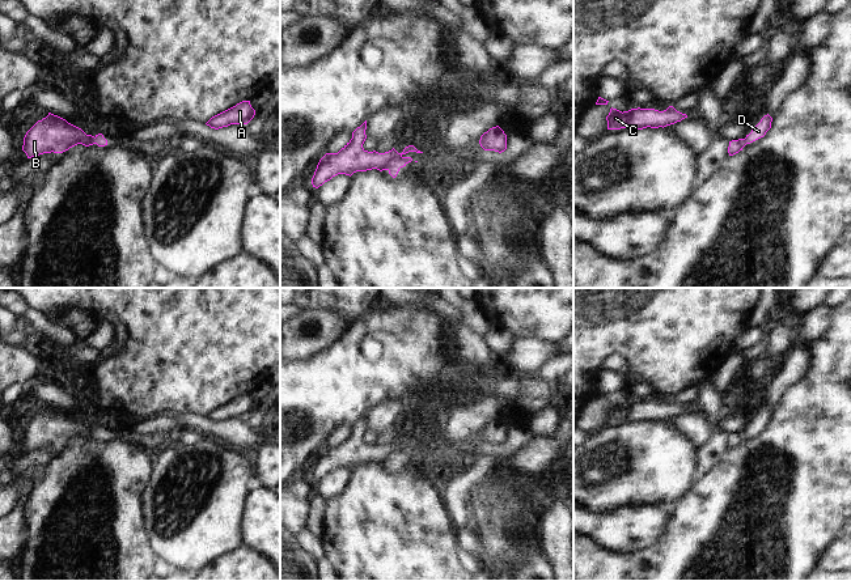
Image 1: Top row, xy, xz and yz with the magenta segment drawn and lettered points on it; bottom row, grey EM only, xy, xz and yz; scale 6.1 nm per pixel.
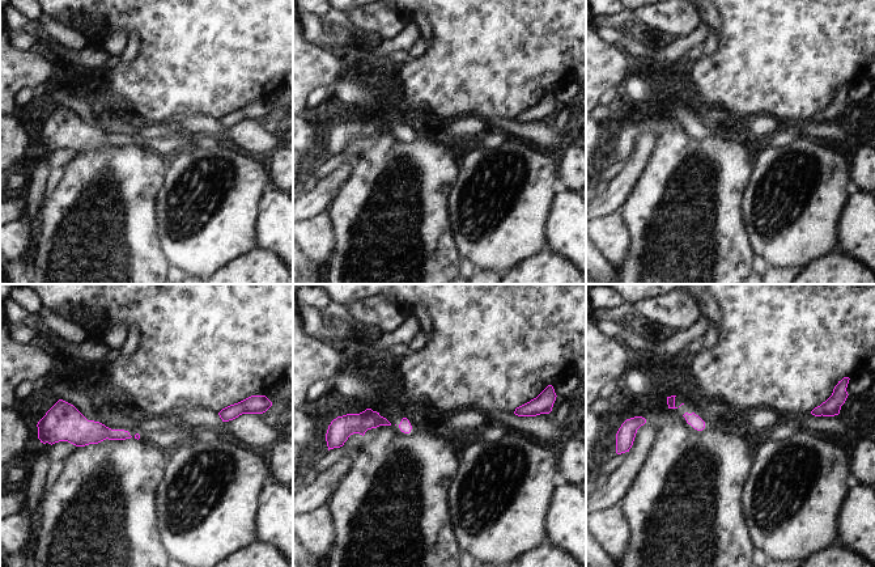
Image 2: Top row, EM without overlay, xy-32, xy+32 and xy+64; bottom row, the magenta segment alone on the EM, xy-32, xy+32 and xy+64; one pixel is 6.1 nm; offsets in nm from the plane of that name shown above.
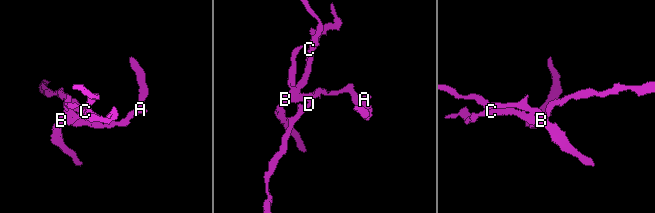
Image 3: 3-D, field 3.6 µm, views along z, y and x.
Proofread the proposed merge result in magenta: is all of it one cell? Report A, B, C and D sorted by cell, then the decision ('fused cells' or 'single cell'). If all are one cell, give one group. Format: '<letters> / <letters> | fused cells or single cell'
A B C / D | fused cells

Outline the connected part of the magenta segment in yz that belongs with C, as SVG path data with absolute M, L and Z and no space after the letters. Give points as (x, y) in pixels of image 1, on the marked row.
M669 106L664 111L638 107L623 113L611 107L606 120L607 130L643 130L647 127L664 128L666 126L681 122L685 118L687 118L687 115L677 111L673 106Z

